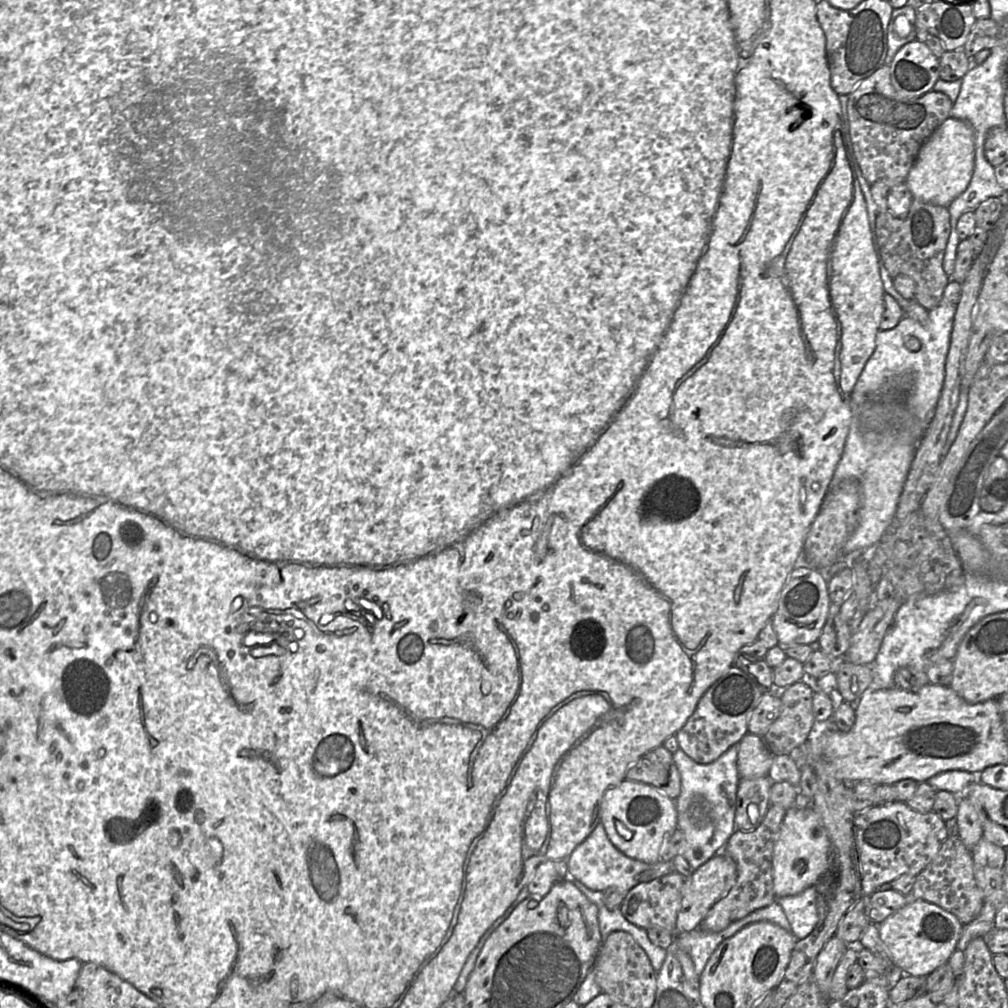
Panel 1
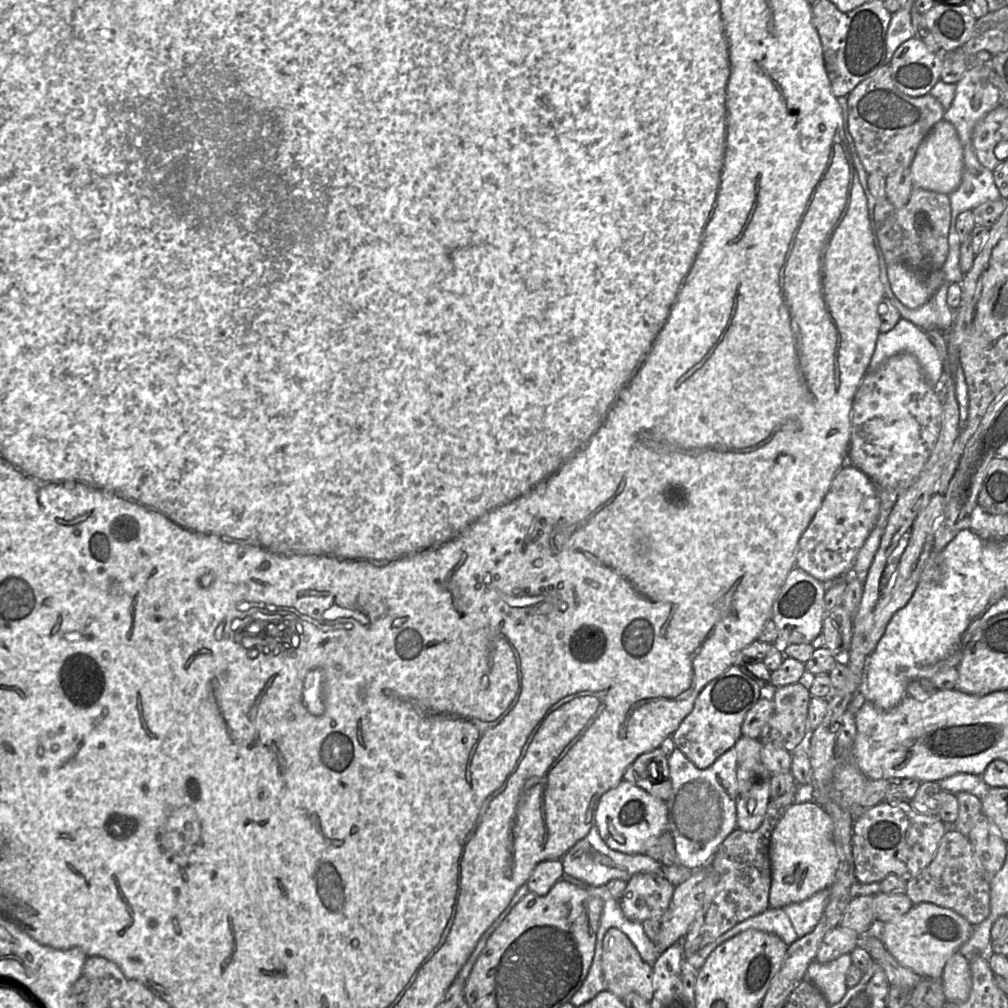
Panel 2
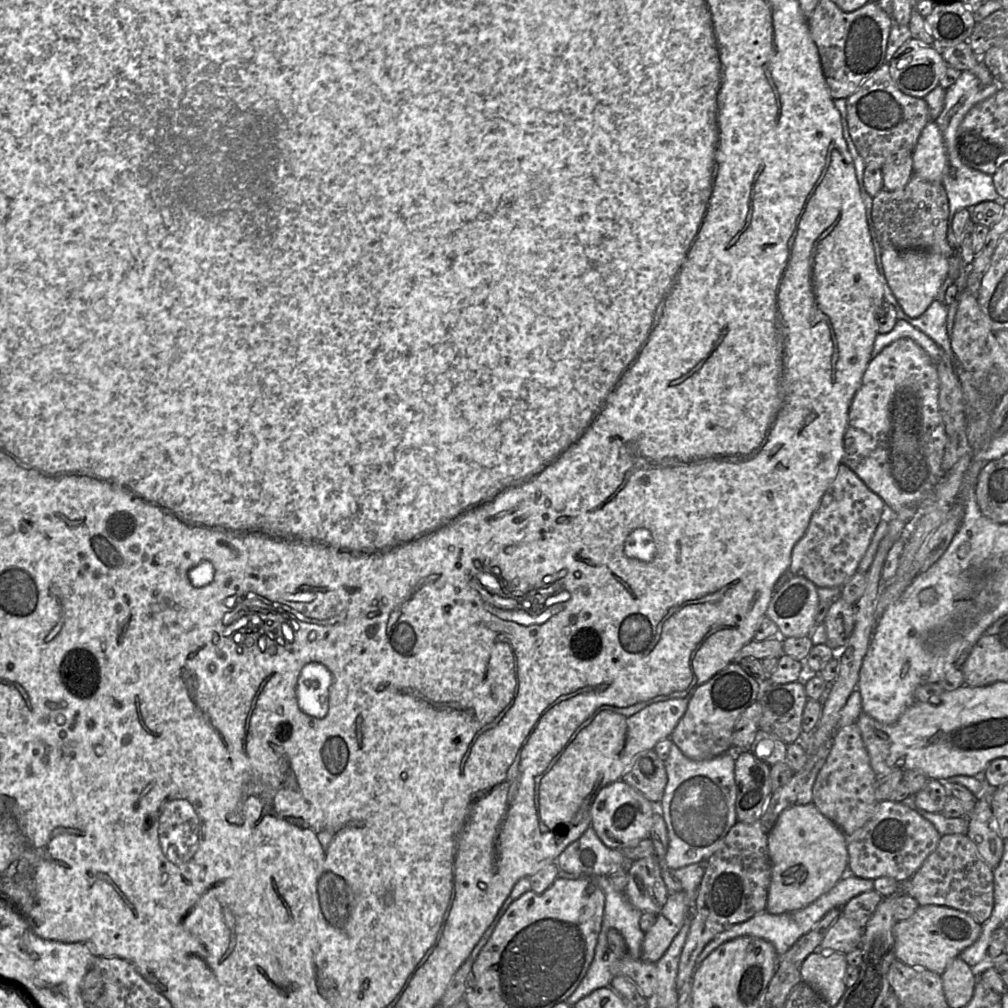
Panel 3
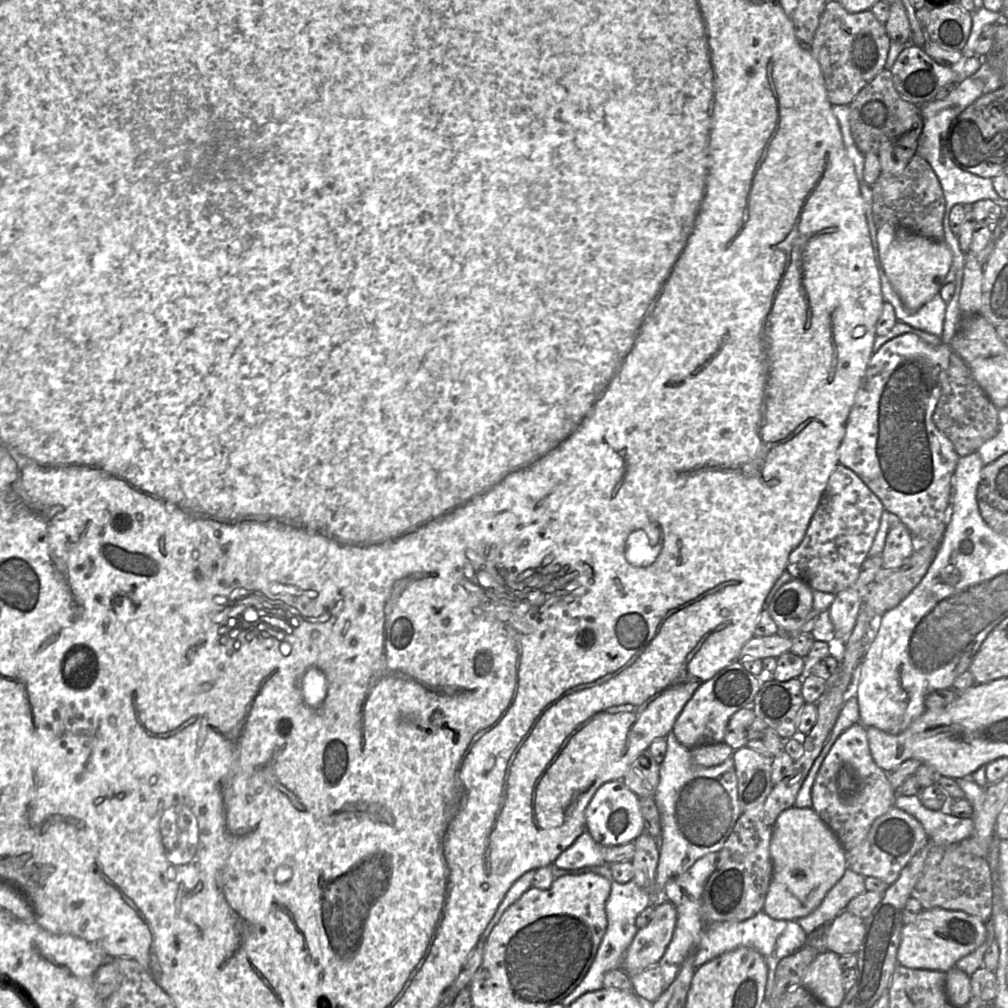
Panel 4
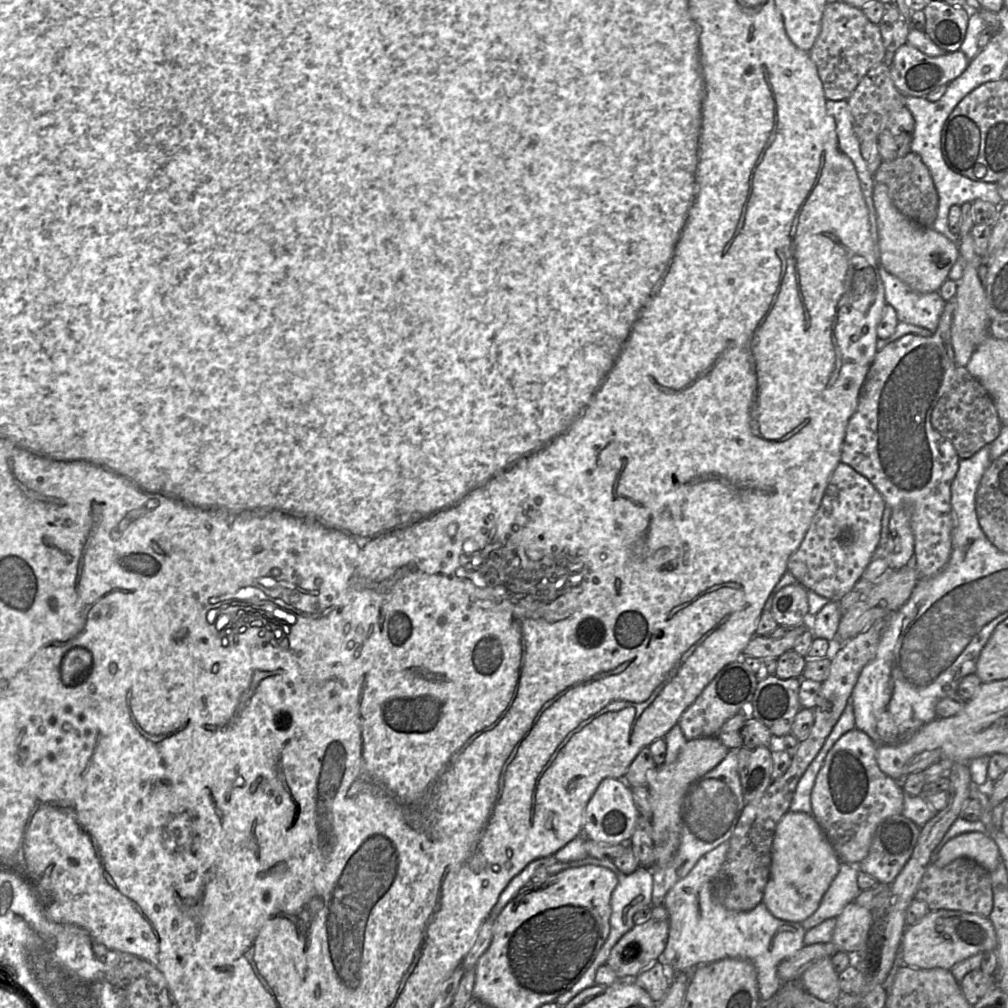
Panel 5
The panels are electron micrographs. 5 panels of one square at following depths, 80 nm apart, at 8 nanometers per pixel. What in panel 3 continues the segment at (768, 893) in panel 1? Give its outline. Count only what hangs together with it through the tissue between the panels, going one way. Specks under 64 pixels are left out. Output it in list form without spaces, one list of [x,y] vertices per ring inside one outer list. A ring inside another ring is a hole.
[[[807,756],[801,770],[794,772],[791,779],[773,791],[768,798],[761,817],[754,823],[738,821],[731,827],[720,847],[706,861],[694,914],[680,955],[676,976],[677,991],[691,981],[697,967],[697,957],[717,934],[742,923],[765,910],[768,888],[771,881],[771,862],[768,854],[768,834],[781,812],[796,804],[797,797],[815,765],[814,756]]]

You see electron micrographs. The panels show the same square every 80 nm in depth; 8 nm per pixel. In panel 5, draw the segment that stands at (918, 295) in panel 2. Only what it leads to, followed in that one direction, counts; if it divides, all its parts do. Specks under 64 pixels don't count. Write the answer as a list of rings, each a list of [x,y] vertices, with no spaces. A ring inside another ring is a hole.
[[[875,183],[873,203],[877,214],[880,259],[883,267],[915,292],[939,292],[960,257],[959,245],[935,229],[923,227],[901,214],[894,206],[884,184]]]

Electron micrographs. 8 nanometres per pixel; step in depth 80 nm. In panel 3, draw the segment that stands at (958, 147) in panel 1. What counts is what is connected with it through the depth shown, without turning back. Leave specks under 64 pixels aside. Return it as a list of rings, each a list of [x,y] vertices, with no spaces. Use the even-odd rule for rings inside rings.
[[[930,121],[923,128],[912,153],[913,174],[928,182],[942,182],[948,173],[948,153],[939,127]]]

